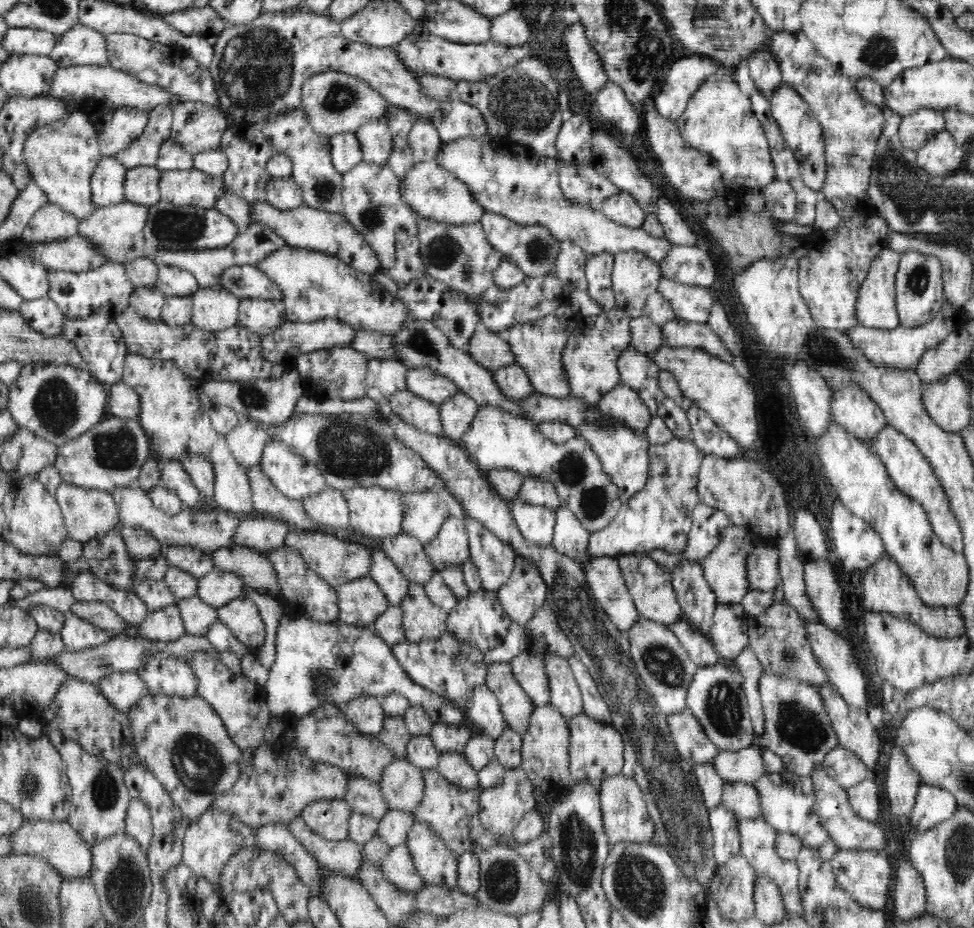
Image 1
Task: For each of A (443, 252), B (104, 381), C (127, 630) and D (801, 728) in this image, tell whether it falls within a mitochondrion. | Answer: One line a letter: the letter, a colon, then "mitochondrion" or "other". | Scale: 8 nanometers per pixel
A: mitochondrion
B: other
C: other
D: mitochondrion

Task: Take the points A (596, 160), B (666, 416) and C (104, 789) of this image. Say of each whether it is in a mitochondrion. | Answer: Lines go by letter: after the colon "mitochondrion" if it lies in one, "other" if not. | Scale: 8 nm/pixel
A: other
B: other
C: mitochondrion

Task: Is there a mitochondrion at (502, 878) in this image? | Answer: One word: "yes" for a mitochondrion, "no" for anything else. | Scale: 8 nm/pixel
yes

